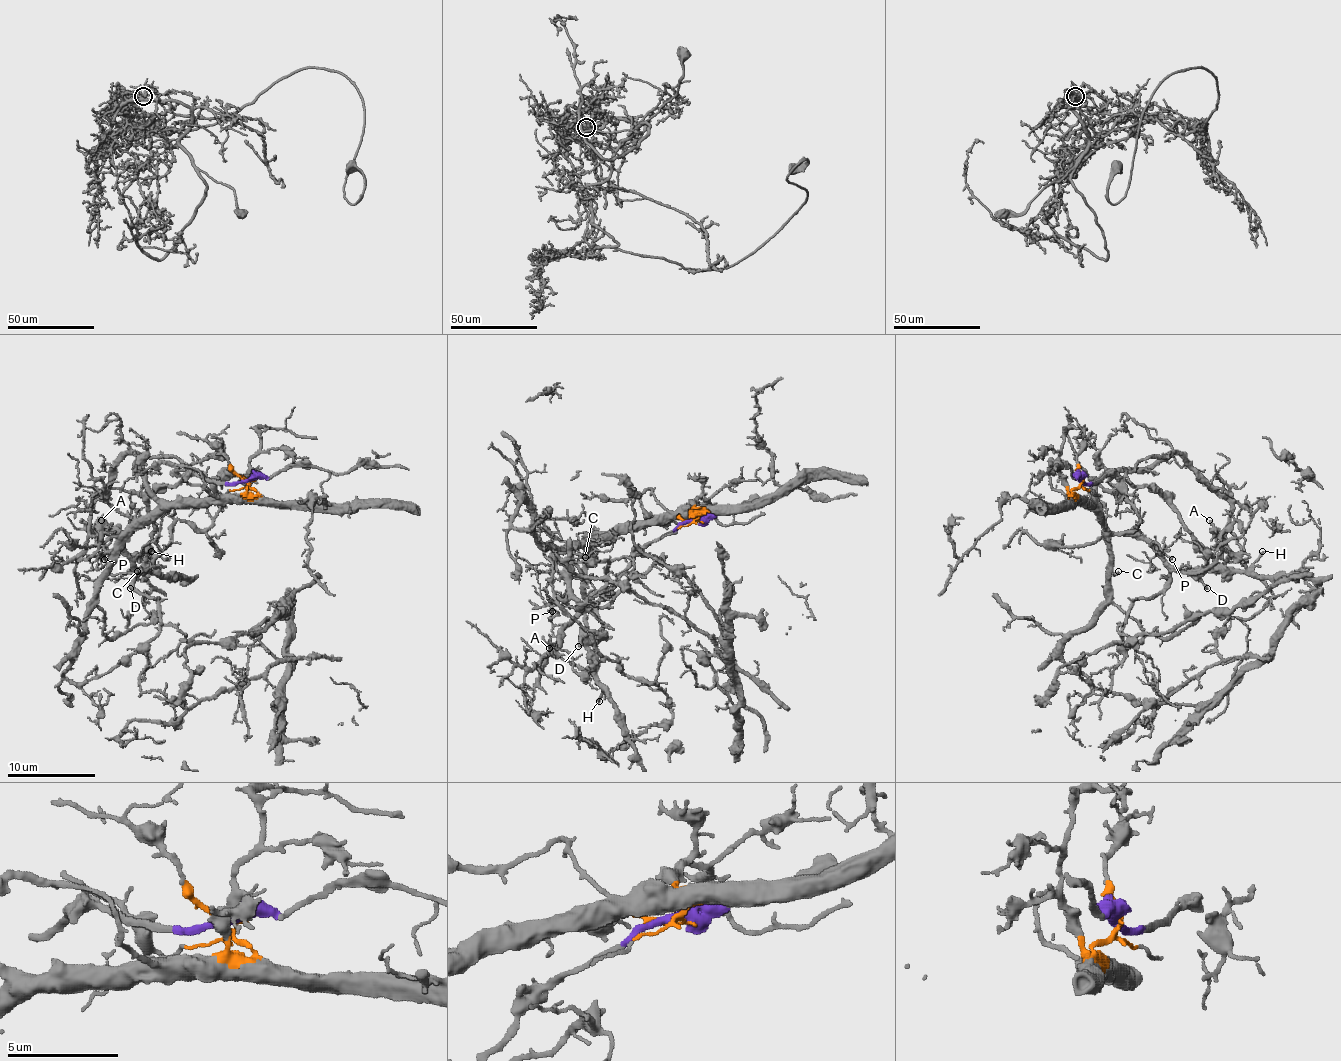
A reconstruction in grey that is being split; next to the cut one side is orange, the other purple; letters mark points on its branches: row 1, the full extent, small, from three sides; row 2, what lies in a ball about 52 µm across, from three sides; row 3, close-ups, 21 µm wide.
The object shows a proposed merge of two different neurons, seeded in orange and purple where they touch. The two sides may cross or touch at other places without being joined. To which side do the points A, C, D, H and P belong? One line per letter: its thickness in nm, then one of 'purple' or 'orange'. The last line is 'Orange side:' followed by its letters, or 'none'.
A: 170 nm | orange
C: 190 nm | orange
D: 220 nm | purple
H: 150 nm | purple
P: 190 nm | orange
Orange side: A, C, P

